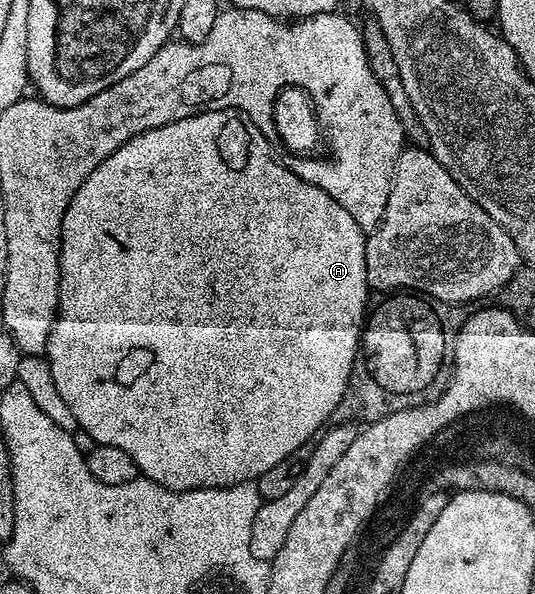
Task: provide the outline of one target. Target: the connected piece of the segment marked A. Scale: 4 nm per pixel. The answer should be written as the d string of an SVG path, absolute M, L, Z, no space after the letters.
M237 108L199 112L190 118L178 118L178 122L170 122L166 126L146 130L142 134L130 138L122 146L118 146L118 150L114 150L114 154L110 154L110 158L101 162L94 170L94 174L90 174L90 178L86 178L86 182L82 182L82 186L78 186L78 194L74 194L74 198L70 198L70 206L66 206L66 214L62 214L60 305L56 311L56 321L50 330L46 353L55 389L58 390L59 396L67 406L70 406L70 411L76 419L76 428L79 431L84 431L96 444L109 444L110 446L118 446L118 450L126 450L126 454L130 454L130 458L134 458L136 471L143 479L164 484L175 492L189 492L199 488L229 488L235 484L256 482L271 467L278 466L283 460L296 455L297 450L305 447L333 419L333 417L331 418L332 411L336 412L341 407L347 382L351 378L352 368L357 361L361 331L365 327L366 313L370 308L370 299L368 300L370 289L366 278L365 229L360 228L358 222L354 222L354 218L350 218L350 214L345 208L330 194L326 194L326 190L298 178L290 171L287 163L280 161L279 164L276 160L279 159L277 153L272 150L272 144L244 112L239 112Z

